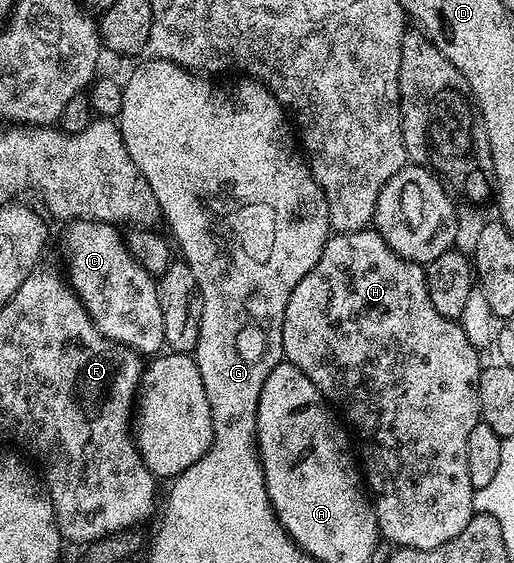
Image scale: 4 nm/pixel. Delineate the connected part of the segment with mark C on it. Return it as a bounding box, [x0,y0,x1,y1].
[65,221,164,355]

